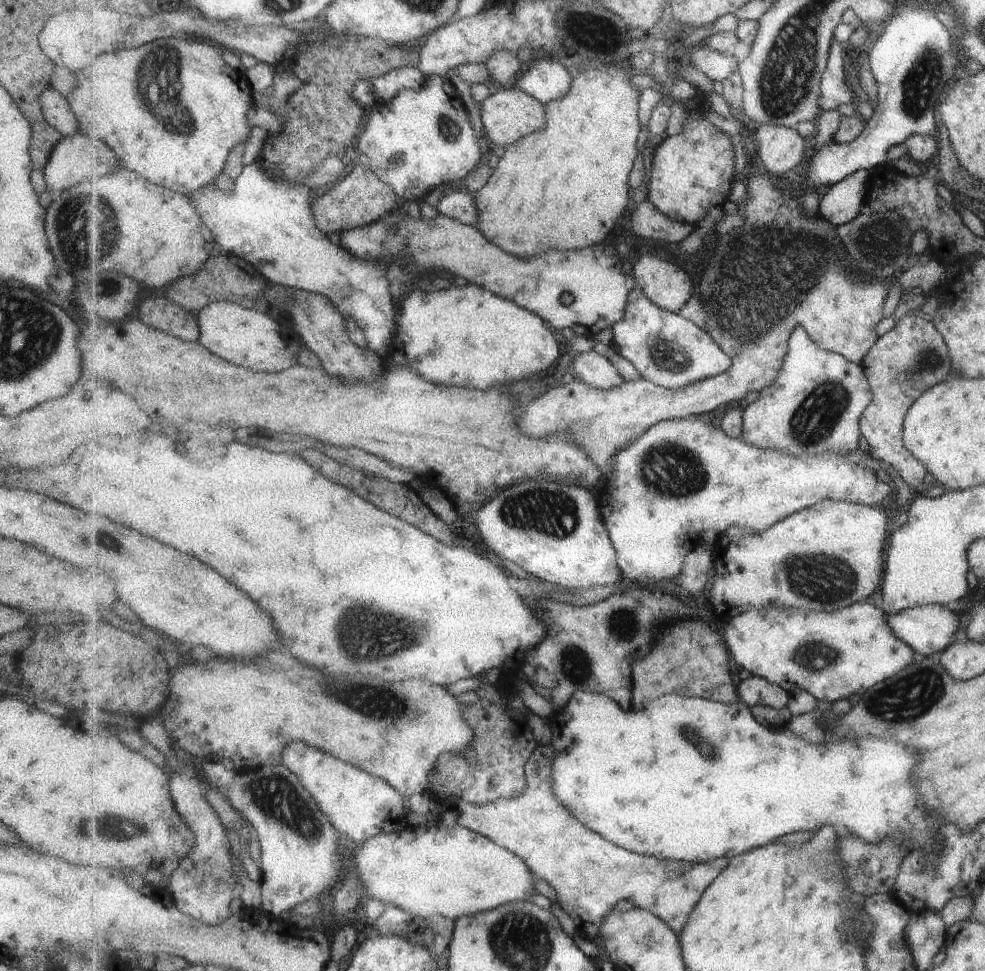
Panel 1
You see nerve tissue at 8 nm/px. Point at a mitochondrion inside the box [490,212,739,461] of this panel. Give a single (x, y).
(666, 356)

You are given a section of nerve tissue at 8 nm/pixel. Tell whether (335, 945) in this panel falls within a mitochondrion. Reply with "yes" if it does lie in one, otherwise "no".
no

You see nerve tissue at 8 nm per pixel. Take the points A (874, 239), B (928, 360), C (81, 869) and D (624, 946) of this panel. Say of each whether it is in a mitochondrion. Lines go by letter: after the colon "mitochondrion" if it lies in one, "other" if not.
A: mitochondrion
B: mitochondrion
C: other
D: other

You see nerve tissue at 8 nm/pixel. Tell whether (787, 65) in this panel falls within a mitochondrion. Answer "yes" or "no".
yes

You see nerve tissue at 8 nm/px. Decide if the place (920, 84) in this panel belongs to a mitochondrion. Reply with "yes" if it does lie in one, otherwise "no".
yes

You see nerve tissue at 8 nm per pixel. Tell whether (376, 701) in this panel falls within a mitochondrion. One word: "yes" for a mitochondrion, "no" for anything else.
yes

